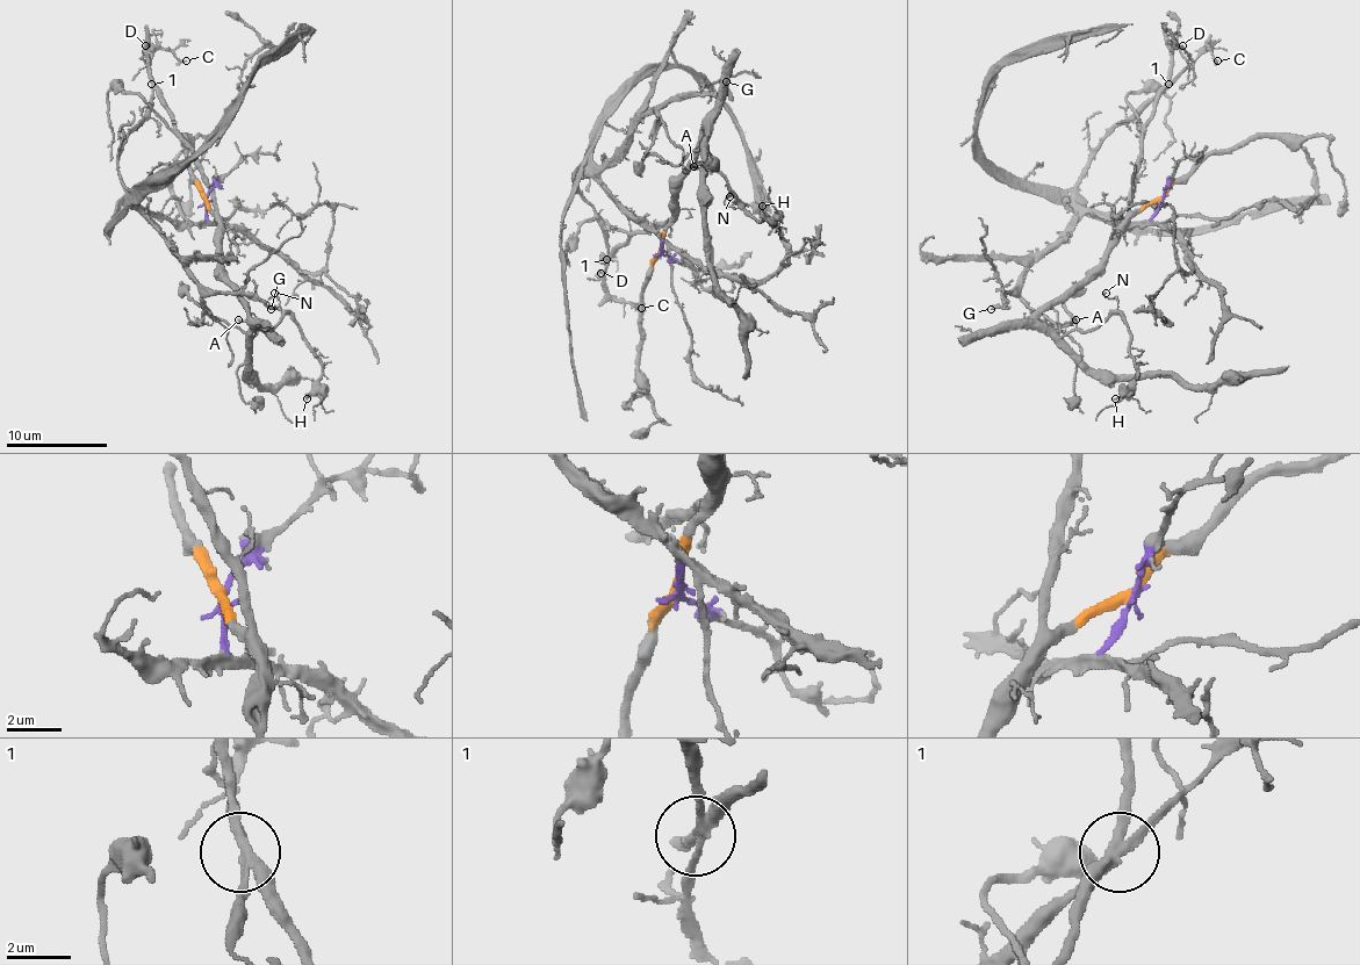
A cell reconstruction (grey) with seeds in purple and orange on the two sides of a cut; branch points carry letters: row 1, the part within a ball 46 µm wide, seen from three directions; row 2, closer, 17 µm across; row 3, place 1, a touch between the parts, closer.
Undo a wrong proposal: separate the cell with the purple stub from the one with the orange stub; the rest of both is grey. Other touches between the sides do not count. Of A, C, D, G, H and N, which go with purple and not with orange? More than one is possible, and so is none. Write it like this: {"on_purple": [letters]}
{"on_purple": ["C", "D", "G"]}

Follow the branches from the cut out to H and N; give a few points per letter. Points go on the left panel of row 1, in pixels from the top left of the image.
H: (207, 199), (217, 220), (220, 271), (235, 286), (252, 336), (286, 314), (321, 372), (306, 400)
N: (207, 199), (217, 220), (220, 271), (235, 286), (252, 336), (271, 329), (283, 310), (267, 299), (275, 293)

